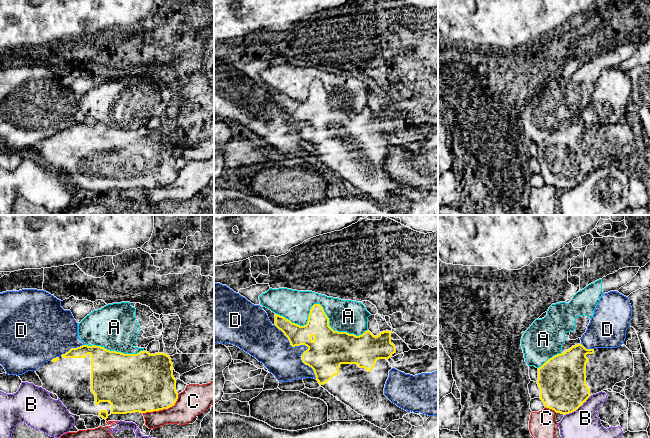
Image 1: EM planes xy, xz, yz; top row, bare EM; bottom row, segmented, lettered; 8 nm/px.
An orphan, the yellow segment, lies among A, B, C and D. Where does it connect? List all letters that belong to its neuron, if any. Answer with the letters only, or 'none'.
none

